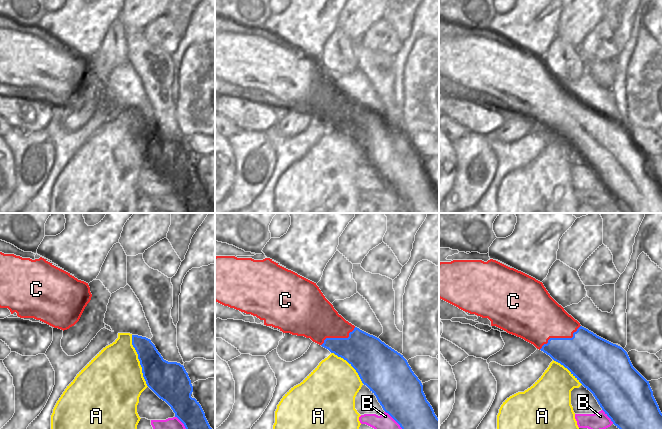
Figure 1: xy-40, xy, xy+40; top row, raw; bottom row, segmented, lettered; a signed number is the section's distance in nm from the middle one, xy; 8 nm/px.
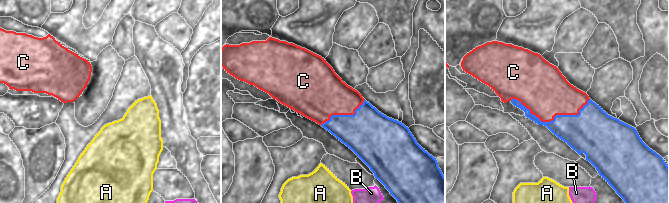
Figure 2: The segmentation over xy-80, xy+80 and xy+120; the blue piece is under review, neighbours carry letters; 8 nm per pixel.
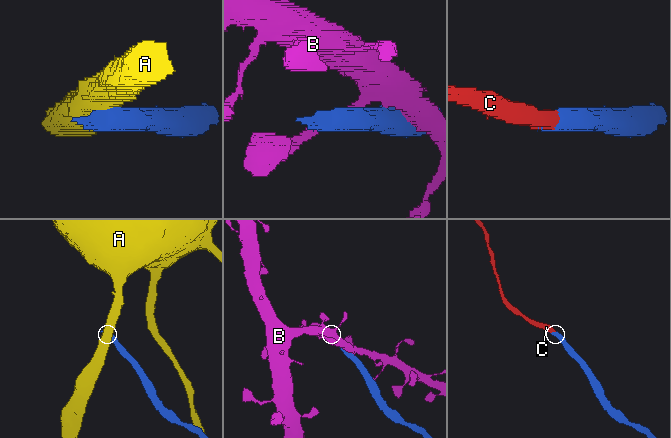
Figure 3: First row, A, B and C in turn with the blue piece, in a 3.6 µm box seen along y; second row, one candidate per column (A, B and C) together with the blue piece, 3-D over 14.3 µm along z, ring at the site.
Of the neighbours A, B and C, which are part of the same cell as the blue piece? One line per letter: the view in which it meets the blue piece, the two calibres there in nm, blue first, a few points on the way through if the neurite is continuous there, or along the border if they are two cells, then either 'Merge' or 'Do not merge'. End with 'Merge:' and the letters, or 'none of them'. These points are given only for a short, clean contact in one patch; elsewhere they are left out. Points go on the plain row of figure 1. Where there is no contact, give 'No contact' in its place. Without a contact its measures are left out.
A: Touches blue in xy-40. Thickness 280 nm (blue) against 460 nm. Do not merge
B: Touches blue in xy. Thickness 360 nm (blue) against 160 nm. Do not merge
C: Touches blue in xy+40. Thickness 360 nm (blue) against 400 nm. Merge
Merge: C.

